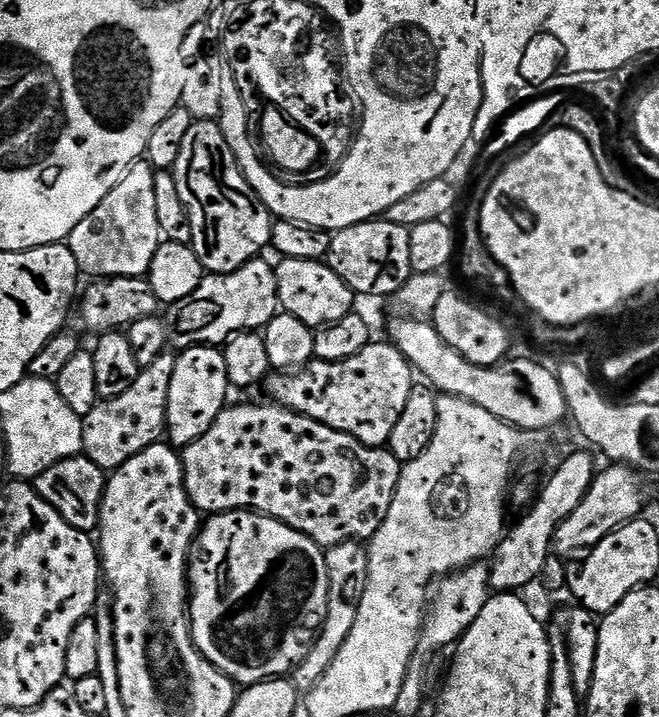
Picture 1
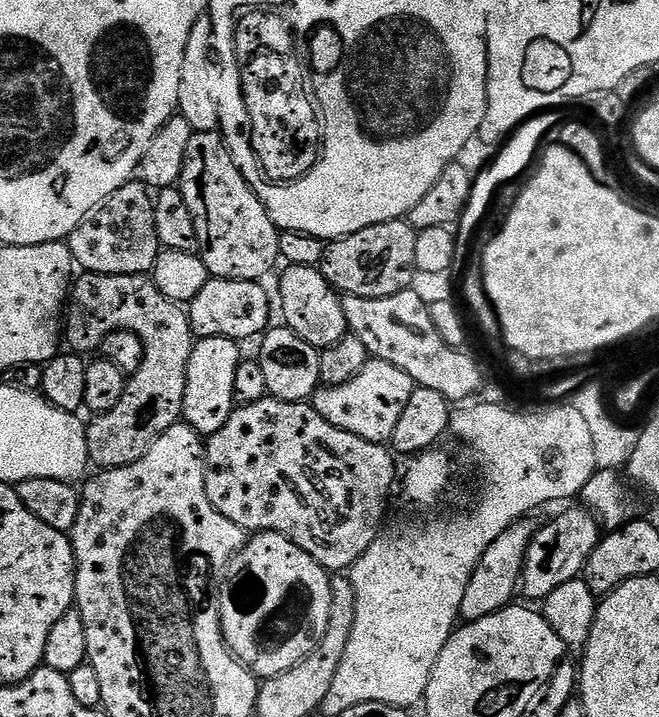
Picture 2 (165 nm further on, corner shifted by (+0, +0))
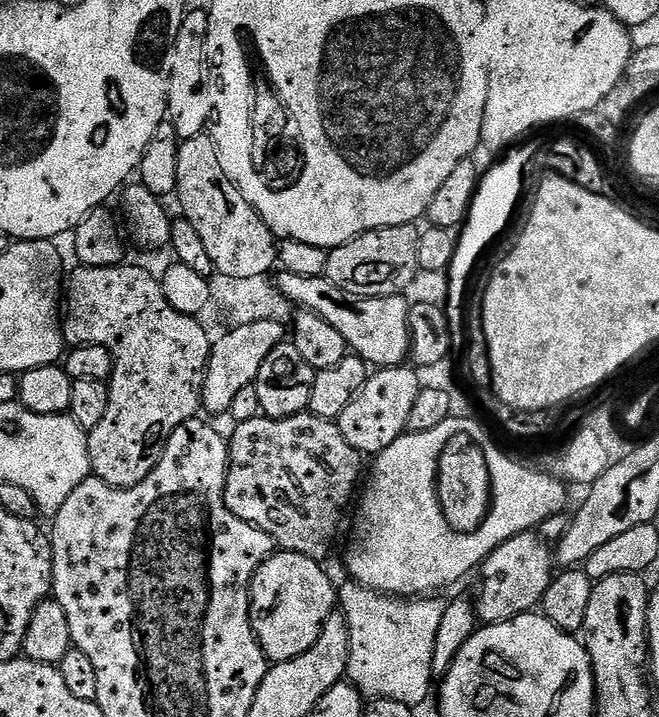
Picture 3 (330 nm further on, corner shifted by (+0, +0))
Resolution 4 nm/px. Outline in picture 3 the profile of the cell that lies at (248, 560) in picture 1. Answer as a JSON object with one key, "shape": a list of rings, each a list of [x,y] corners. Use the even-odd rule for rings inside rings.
{"shape":[[[277,550],[258,570],[252,579],[252,601],[250,618],[252,629],[272,664],[281,664],[298,654],[306,654],[326,618],[338,604],[338,588],[330,577],[324,573],[325,565],[319,560],[311,560],[302,554]]]}

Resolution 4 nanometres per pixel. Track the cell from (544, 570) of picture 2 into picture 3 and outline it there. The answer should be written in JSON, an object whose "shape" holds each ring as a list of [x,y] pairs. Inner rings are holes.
{"shape":[[[535,531],[523,532],[498,546],[484,559],[476,615],[484,624],[497,624],[533,611],[543,601],[554,575],[554,552]]]}

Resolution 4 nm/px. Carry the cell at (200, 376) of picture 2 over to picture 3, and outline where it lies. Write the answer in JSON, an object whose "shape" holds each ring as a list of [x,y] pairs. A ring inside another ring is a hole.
{"shape":[[[259,320],[249,324],[235,325],[221,340],[217,339],[212,346],[208,359],[208,369],[204,375],[204,389],[200,399],[203,411],[230,413],[230,402],[234,397],[246,390],[246,386],[255,384],[258,370],[262,370],[262,362],[266,362],[270,350],[274,346],[285,343],[286,328],[279,320]]]}

